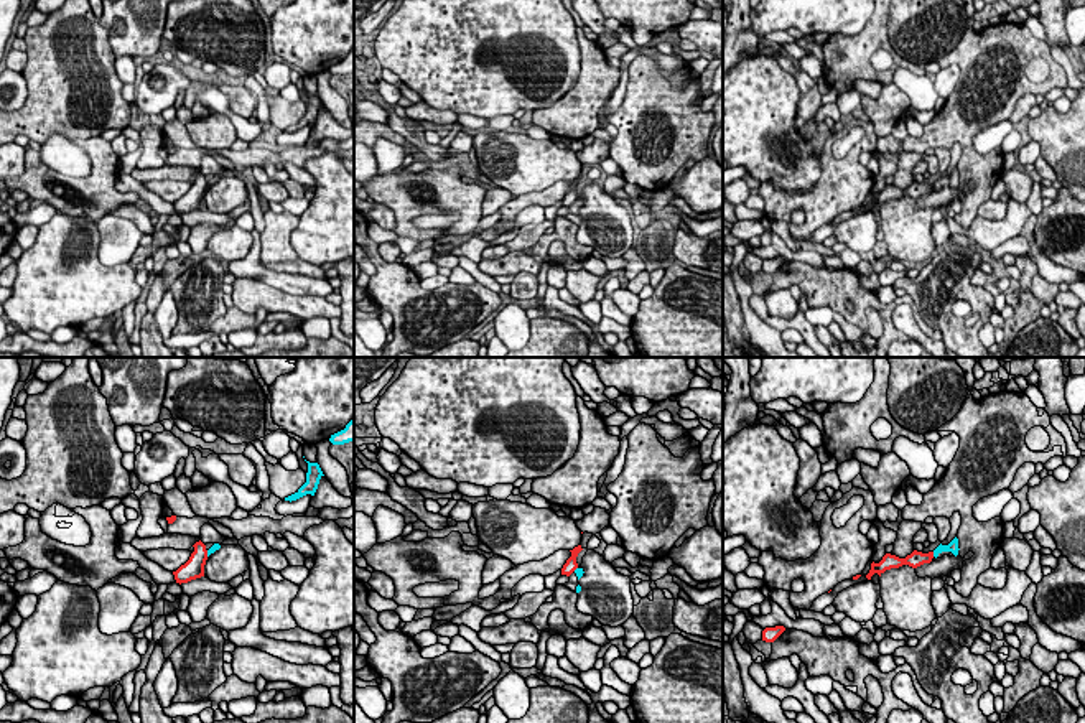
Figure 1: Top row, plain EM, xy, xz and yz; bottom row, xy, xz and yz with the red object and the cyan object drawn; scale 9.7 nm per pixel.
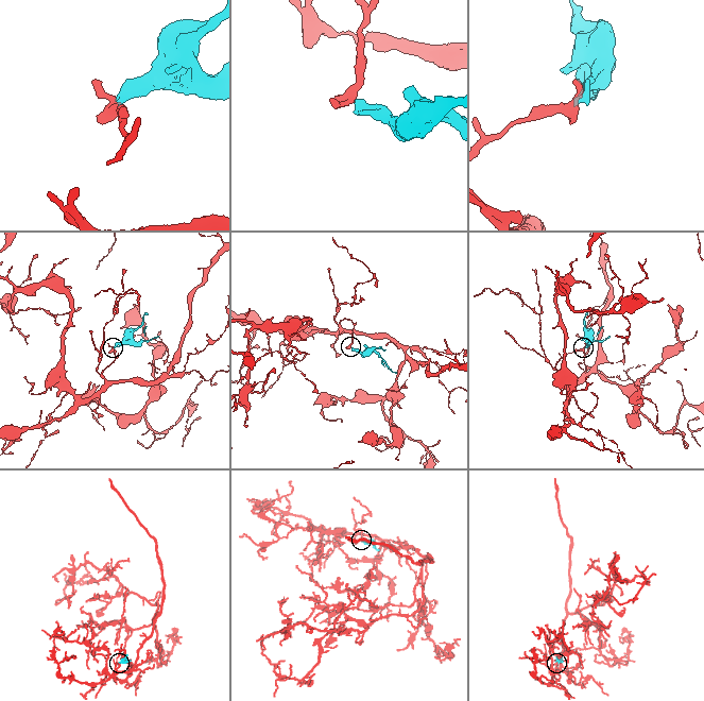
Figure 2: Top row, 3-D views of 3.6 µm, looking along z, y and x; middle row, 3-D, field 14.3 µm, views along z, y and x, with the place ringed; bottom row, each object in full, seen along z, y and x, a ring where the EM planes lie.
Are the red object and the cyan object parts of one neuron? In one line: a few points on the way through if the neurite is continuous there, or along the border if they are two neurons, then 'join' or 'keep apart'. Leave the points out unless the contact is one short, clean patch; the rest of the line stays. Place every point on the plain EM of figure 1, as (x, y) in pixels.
along yz (932, 183), (934, 186) | keep apart

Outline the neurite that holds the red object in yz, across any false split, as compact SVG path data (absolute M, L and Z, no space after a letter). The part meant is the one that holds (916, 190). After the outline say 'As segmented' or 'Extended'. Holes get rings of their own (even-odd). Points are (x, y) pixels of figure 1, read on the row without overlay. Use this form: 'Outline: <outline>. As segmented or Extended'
Outline: M914 181L906 189L899 189L896 186L886 184L879 194L874 194L874 193L871 194L871 201L866 206L866 209L871 211L871 208L874 204L878 204L881 208L886 201L899 199L902 196L909 196L912 199L917 199L924 194L930 194L932 189L934 189L934 183L922 184L922 183Z. As segmented

